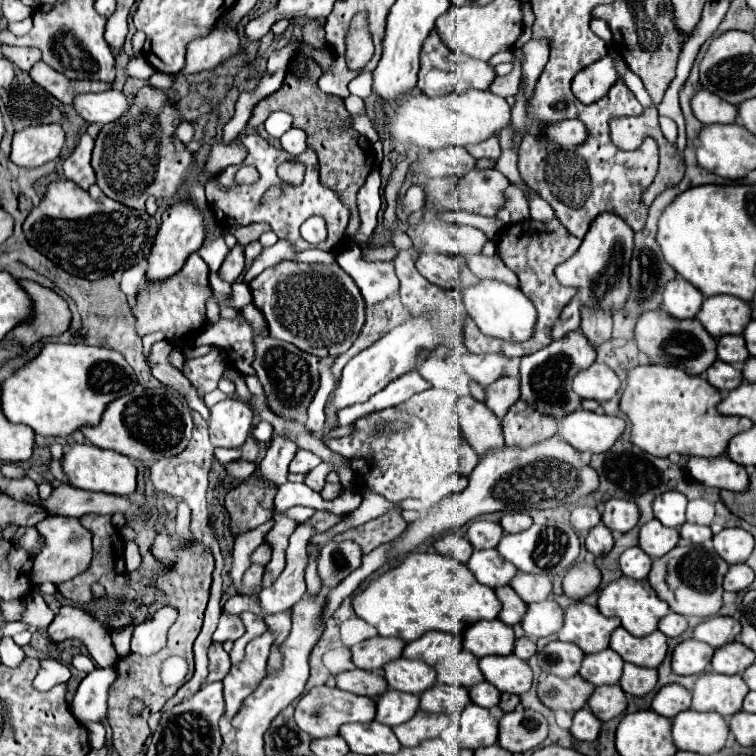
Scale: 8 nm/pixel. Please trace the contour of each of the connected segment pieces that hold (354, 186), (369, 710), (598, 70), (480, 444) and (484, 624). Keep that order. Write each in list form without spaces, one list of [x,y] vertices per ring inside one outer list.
[[[296,56],[286,72],[286,80],[282,82],[280,90],[276,90],[274,94],[262,98],[254,110],[252,116],[248,120],[250,128],[256,128],[260,124],[264,124],[264,120],[268,118],[268,114],[276,112],[276,110],[284,110],[288,112],[294,122],[294,128],[300,128],[306,132],[306,140],[308,146],[318,154],[318,162],[320,162],[320,182],[334,190],[340,200],[344,200],[344,204],[350,210],[350,224],[346,230],[348,238],[354,238],[356,230],[358,230],[358,210],[356,210],[356,192],[360,190],[360,186],[364,184],[366,176],[372,170],[374,164],[374,150],[370,148],[368,142],[364,142],[360,138],[360,134],[356,130],[352,130],[350,126],[350,114],[344,108],[344,100],[332,94],[326,94],[318,88],[318,78],[322,76],[322,68],[306,56]]]
[[[314,686],[310,688],[298,702],[294,710],[294,722],[300,730],[310,734],[312,738],[326,738],[336,736],[340,726],[346,722],[372,722],[376,718],[376,702],[366,696],[350,694],[340,688],[330,686]]]
[[[606,54],[602,60],[590,64],[588,68],[580,70],[574,76],[572,92],[580,102],[592,104],[600,100],[616,80],[618,80],[618,70],[616,70],[614,58]]]
[[[462,396],[456,410],[464,438],[470,442],[478,456],[484,456],[484,452],[492,452],[496,448],[504,448],[500,420],[494,416],[494,412],[490,412],[486,404],[474,400],[472,396]]]
[[[478,620],[464,632],[464,648],[476,658],[490,654],[508,656],[514,648],[514,632],[502,620]]]

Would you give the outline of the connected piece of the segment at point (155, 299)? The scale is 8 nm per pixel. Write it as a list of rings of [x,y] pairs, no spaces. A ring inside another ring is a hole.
[[[194,252],[188,256],[182,272],[176,272],[176,276],[170,276],[168,280],[160,282],[146,280],[146,284],[138,290],[136,302],[132,306],[138,336],[146,336],[160,330],[166,336],[172,336],[170,342],[174,342],[184,340],[184,336],[198,334],[206,326],[206,300],[212,296],[208,272],[210,270],[206,262]]]

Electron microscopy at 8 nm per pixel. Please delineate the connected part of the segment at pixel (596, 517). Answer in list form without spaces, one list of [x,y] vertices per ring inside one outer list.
[[[576,506],[572,510],[570,522],[576,530],[592,530],[600,524],[600,512],[594,506]]]

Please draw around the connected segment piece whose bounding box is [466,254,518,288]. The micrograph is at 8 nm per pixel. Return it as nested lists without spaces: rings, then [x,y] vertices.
[[[472,254],[466,256],[470,270],[478,276],[478,278],[488,278],[488,280],[500,280],[504,284],[512,284],[514,288],[518,288],[518,278],[512,270],[506,268],[506,264],[498,258],[498,256],[484,256],[484,254]]]

